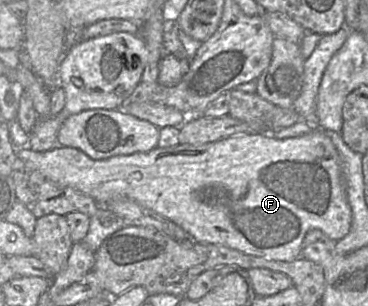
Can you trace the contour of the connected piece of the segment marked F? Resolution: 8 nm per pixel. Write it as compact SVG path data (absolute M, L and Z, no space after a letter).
M316 129L300 137L277 140L270 134L240 134L201 145L178 144L173 147L156 147L147 152L118 155L103 160L94 160L84 152L56 145L47 151L34 151L29 146L16 148L16 156L29 168L39 171L46 179L61 186L71 187L93 198L97 204L106 204L118 198L128 198L142 208L153 211L182 228L197 243L210 243L229 247L242 253L273 261L292 262L301 257L302 242L308 231L319 229L330 241L344 238L351 228L352 211L348 203L345 183L338 152L323 129Z

